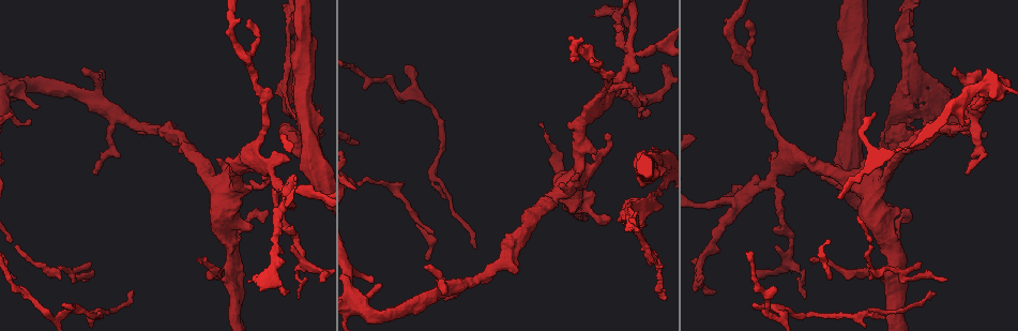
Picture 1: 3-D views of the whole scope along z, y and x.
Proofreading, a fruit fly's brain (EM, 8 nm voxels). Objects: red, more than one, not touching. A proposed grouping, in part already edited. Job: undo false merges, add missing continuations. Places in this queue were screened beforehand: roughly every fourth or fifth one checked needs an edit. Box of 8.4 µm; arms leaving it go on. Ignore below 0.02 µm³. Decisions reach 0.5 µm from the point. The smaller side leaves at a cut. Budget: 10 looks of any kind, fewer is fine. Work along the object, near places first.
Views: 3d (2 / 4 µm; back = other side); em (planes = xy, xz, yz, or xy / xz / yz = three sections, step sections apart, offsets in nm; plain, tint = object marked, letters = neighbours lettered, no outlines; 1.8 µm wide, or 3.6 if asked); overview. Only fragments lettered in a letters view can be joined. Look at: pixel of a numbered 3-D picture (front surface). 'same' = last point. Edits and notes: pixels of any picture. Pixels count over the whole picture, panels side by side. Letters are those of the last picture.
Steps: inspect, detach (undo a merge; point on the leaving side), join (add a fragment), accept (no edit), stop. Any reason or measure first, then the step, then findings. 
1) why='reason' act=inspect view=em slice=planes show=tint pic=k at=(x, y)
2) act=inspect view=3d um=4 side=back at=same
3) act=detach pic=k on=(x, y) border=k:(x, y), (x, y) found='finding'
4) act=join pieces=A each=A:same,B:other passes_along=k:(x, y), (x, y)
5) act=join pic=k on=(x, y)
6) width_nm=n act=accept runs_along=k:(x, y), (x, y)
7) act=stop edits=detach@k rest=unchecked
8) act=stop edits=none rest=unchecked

why='an open end' act=inspect view=3d um=4 pic=1 at=(405, 66)

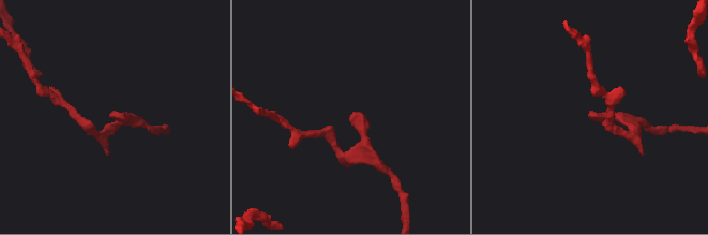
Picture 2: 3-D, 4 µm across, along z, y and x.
act=inspect view=em slice=xz step=8 show=tint pic=2 at=(116, 112)

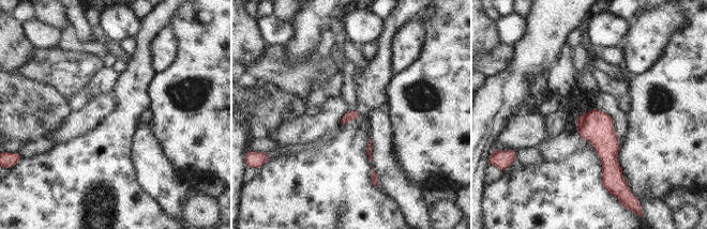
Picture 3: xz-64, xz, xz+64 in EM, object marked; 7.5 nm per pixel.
act=inspect view=em slice=planes show=letters at=same

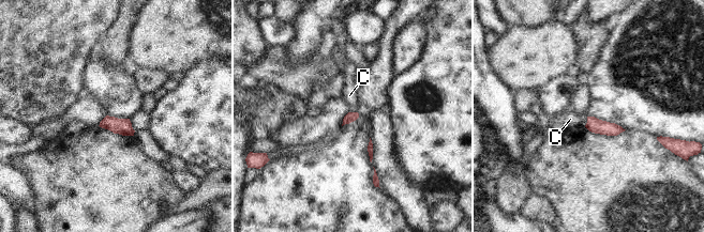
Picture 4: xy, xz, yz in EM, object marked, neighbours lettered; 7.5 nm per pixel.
width_nm=80 act=join pieces=C each=C:same passes_along=4:(595, 125), (587, 122), (570, 119) found='the neuron continues'

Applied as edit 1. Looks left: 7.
act=inspect view=overview

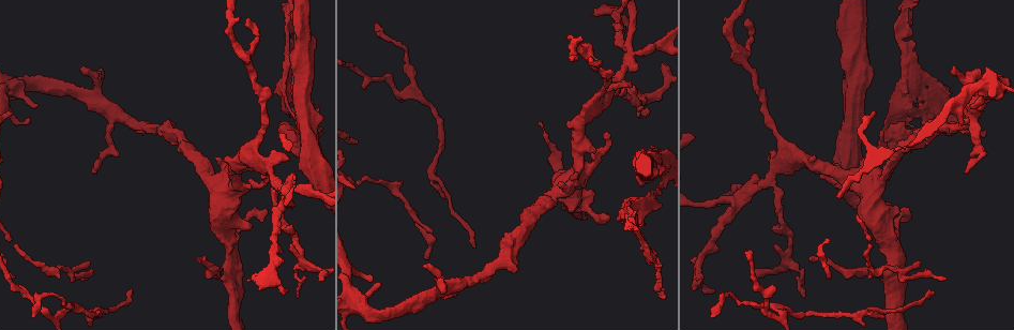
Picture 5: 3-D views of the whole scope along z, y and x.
why='an open end' act=inspect view=em slice=yz step=16 show=plain pic=5 at=(96, 171)

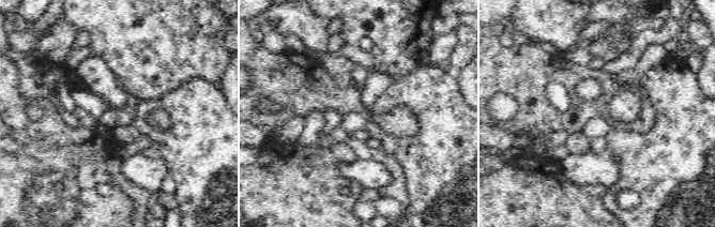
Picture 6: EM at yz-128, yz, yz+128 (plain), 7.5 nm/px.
why='see the neighbours' act=inspect view=em slice=yz step=16 show=letters at=same

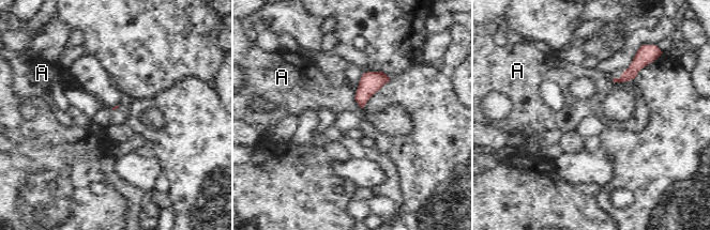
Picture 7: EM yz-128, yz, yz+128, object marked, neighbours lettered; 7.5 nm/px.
act=accept each=A:other border=7:(633, 78), (627, 81), (612, 80) found='none of them fits'

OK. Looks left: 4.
why='abrupt turn' act=inspect view=3d um=4 pic=5 at=(225, 269)

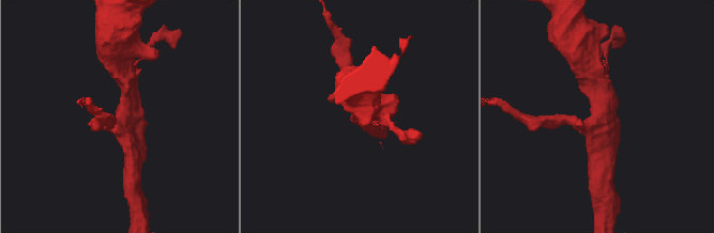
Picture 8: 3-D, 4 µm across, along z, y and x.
act=inspect view=em slice=yz step=4 show=letters pic=8 at=(121, 117)

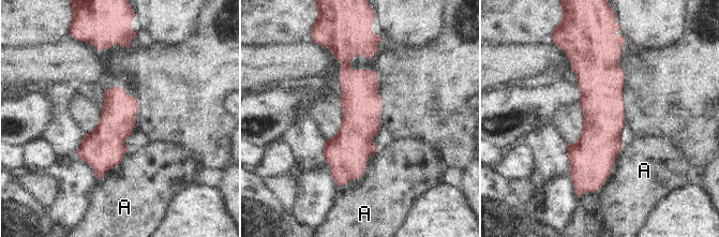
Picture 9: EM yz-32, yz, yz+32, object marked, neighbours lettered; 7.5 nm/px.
act=accept each=A:other found='one neuron here'

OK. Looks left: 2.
why='branch stops here' act=inspect view=3d um=4 pic=5 at=(639, 233)

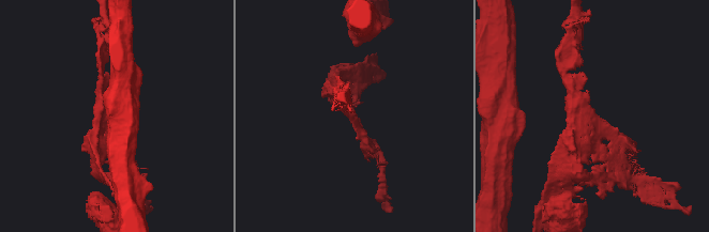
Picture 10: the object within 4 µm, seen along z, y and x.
arm_widths_nm=180,190 act=inspect view=em slice=planes show=letters pic=10 at=(598, 118)

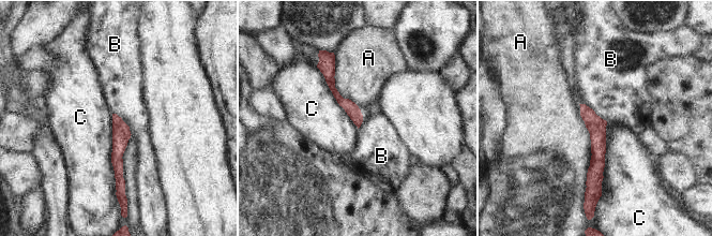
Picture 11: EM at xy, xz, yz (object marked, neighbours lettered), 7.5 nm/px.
longest_contact=A:650nm act=accept each=A:other,B:other,C:other found='none of them fits'

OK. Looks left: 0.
act=stop edits=join@4 rest=unchecked

